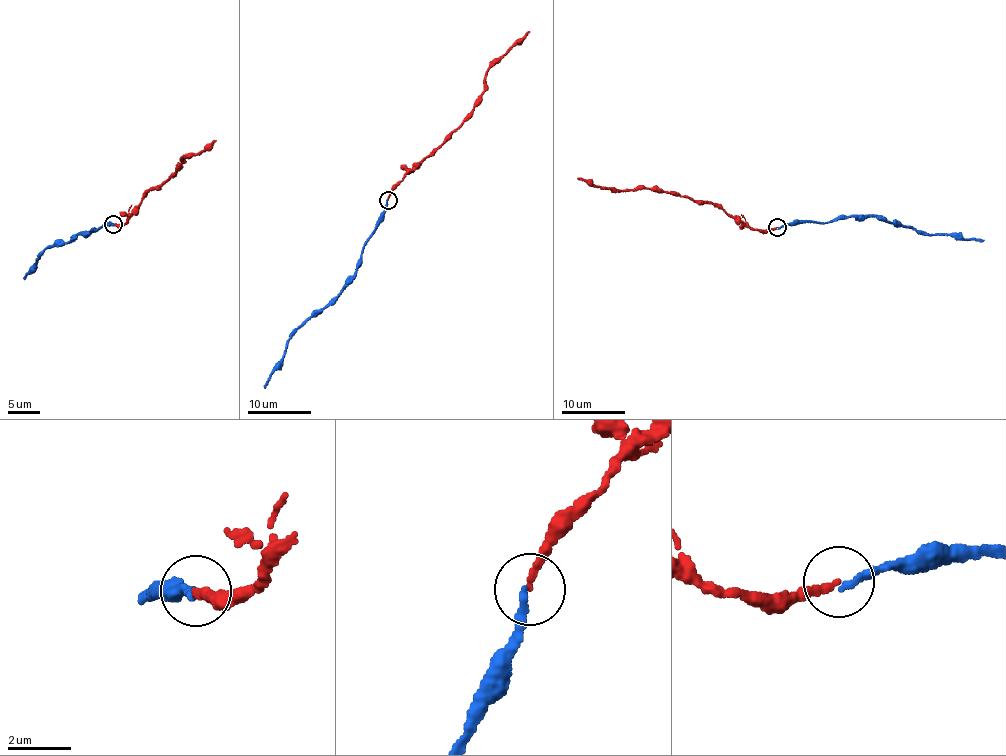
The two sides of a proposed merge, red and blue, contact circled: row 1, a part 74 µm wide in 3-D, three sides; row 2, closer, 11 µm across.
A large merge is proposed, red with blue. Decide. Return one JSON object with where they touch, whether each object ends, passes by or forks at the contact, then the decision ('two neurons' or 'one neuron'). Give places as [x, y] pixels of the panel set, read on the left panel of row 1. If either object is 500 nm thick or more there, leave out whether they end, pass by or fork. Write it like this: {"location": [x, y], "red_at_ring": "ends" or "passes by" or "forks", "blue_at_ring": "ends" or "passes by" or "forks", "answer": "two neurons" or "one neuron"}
{"location": [113, 224], "red_at_ring": "ends", "blue_at_ring": "ends", "answer": "one neuron"}

